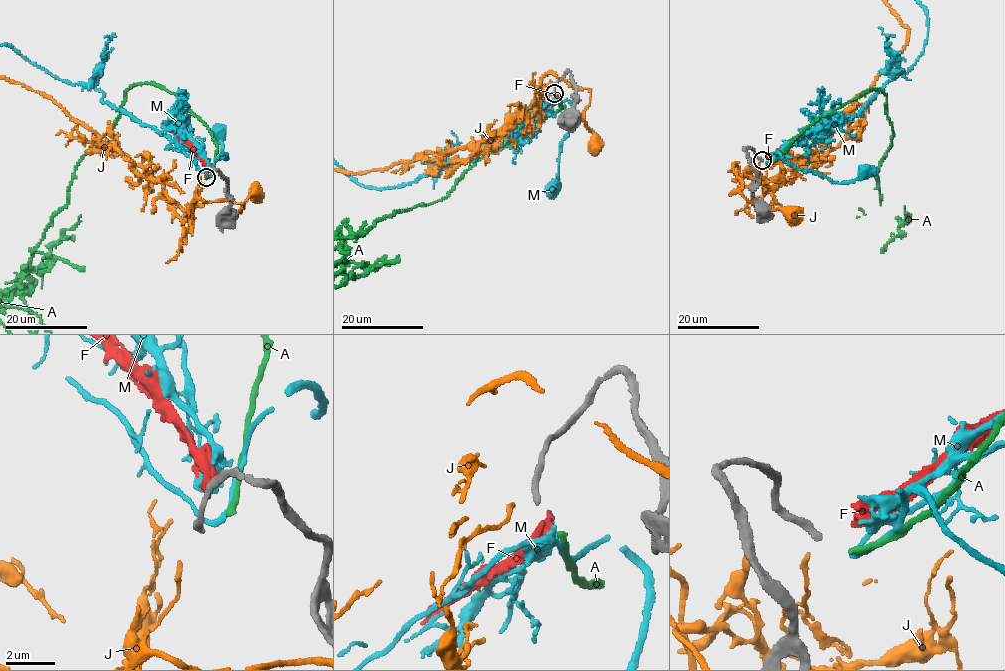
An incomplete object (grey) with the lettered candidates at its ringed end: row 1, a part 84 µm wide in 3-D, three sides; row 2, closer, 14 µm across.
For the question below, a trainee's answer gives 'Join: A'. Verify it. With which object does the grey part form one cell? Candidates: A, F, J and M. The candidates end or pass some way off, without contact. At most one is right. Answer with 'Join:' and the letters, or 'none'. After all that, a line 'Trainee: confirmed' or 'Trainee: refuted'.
Join: A
Trainee: confirmed

